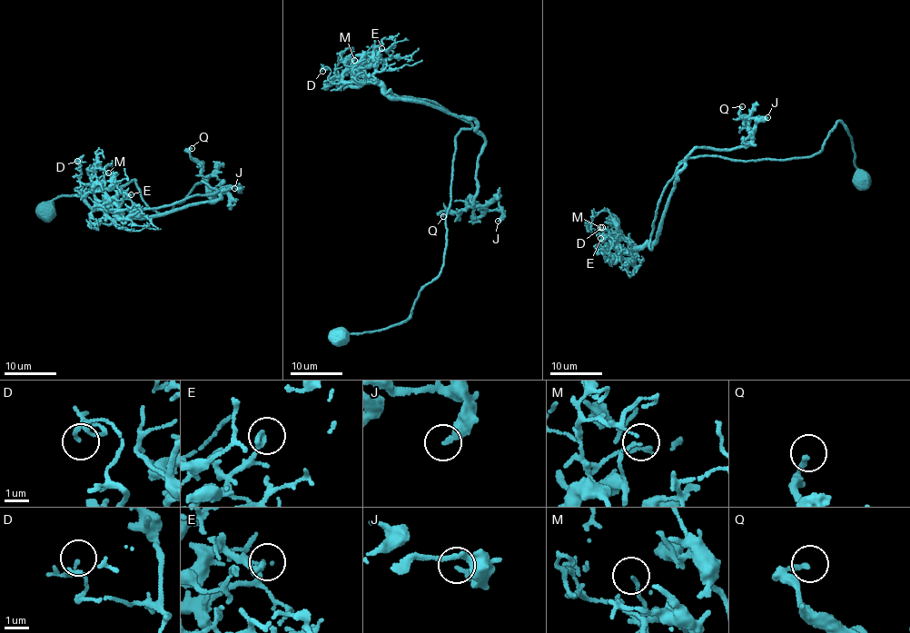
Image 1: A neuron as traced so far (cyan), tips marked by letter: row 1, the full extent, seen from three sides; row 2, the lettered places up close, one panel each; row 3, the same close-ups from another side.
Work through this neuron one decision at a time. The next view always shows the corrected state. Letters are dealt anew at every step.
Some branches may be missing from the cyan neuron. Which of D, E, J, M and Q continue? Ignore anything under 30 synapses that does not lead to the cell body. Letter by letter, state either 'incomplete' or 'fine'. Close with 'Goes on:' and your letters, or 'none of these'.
D: fine
E: fine
J: fine
M: fine
Q: fine
Goes on: none of these

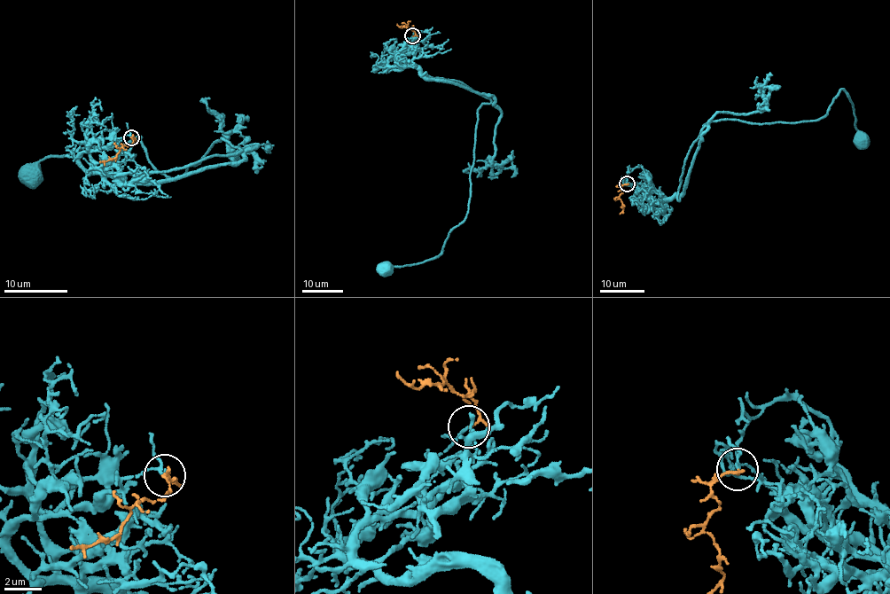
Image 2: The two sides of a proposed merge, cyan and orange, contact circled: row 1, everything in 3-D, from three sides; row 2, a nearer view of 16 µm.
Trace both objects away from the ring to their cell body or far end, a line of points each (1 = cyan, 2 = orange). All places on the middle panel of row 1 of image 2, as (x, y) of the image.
1: (412, 35), (405, 58), (425, 78), (495, 101), (477, 113), (469, 212), (441, 253), (385, 269)
2: (412, 35), (414, 29), (398, 27), (397, 24)

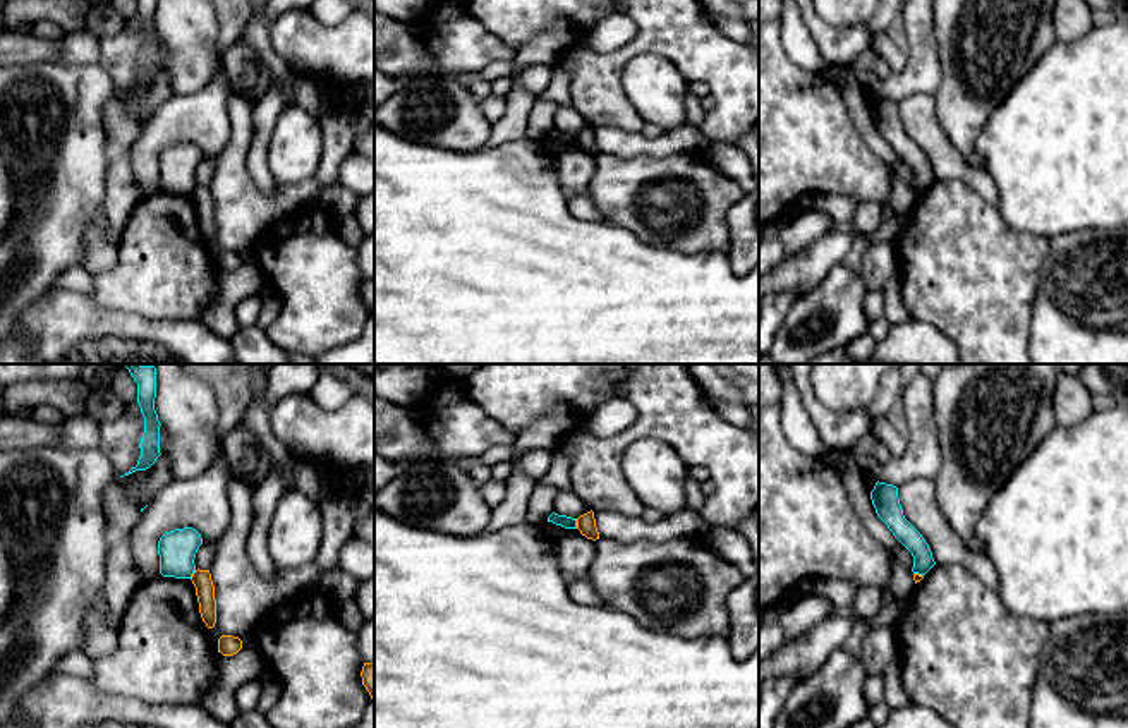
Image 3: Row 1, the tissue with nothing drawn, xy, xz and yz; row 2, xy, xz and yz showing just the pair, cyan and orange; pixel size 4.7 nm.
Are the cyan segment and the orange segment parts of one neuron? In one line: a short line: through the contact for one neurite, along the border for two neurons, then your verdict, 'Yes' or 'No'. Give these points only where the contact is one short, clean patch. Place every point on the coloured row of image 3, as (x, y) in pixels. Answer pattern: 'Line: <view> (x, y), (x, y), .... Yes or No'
Line: xz (576, 519), (577, 527). No

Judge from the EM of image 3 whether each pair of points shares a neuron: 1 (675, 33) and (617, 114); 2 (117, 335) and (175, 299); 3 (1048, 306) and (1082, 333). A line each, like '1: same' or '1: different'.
1: same
2: different
3: same

